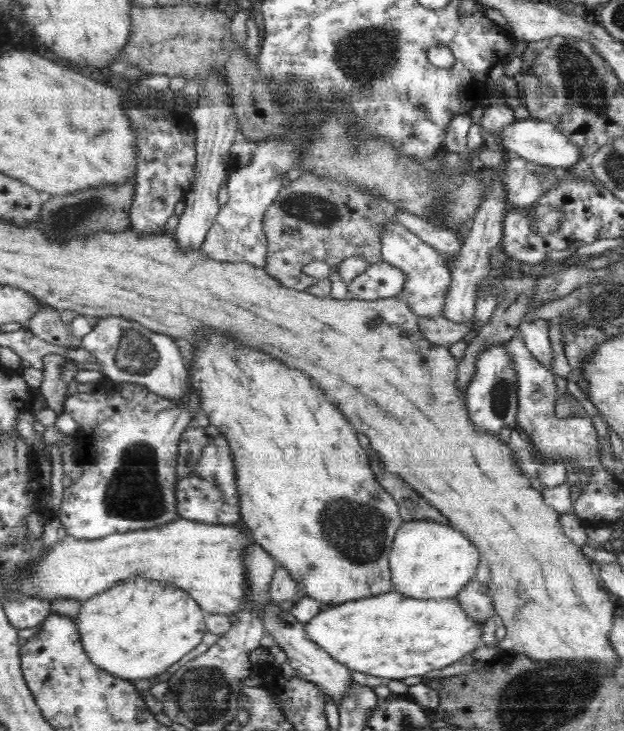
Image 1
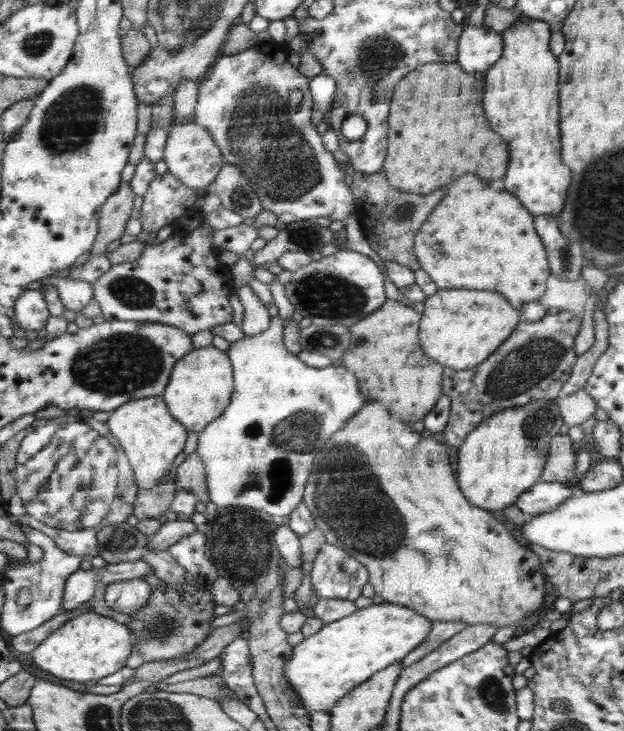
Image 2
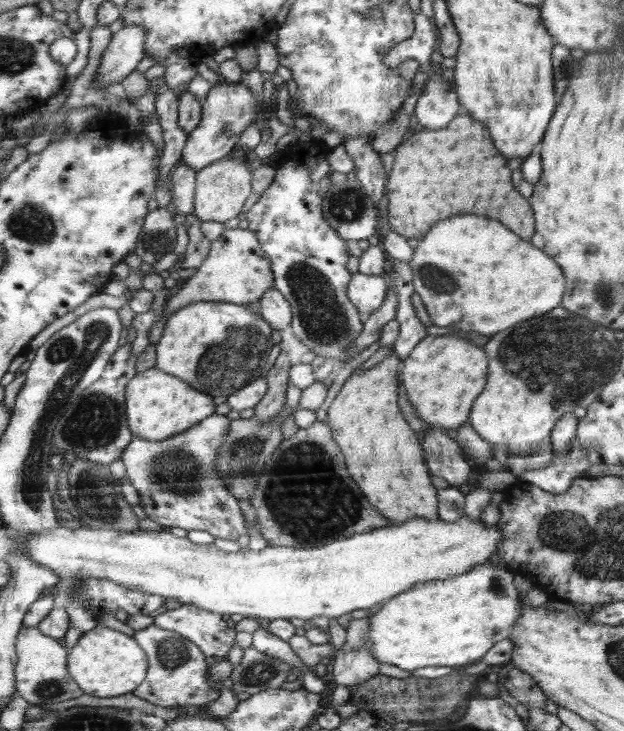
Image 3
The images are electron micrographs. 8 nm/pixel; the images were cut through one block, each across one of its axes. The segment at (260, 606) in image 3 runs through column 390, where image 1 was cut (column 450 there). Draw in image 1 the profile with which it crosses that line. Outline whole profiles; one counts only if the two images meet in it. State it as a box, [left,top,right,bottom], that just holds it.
[389,521,480,600]

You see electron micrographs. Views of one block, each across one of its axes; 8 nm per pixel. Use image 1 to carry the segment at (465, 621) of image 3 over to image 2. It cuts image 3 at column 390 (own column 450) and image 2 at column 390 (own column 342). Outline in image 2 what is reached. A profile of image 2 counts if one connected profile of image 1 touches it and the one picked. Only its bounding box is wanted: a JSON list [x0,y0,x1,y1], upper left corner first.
[284,602,431,714]

